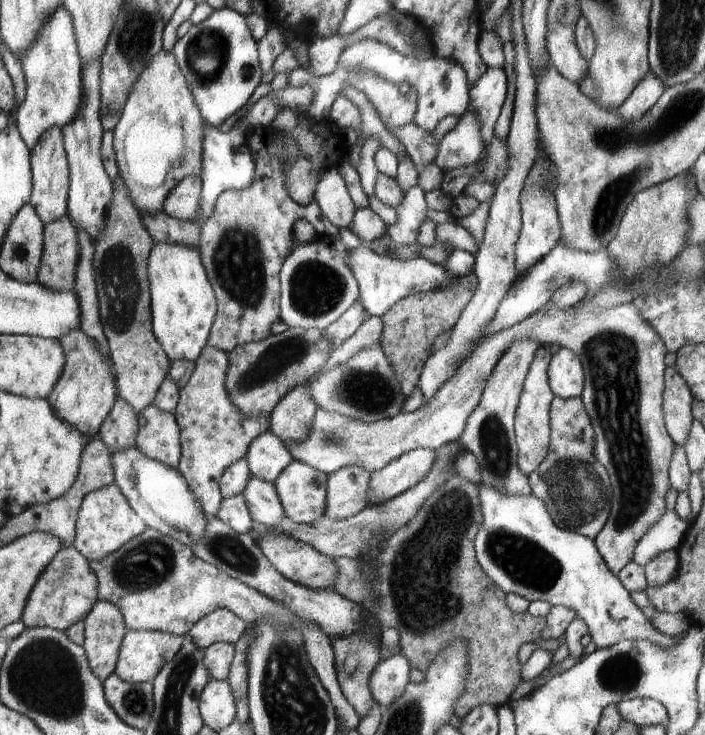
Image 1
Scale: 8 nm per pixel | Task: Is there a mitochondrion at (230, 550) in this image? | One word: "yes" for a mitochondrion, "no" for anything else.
yes

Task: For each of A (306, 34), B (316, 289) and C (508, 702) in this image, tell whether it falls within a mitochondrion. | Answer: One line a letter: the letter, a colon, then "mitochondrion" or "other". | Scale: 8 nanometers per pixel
A: other
B: mitochondrion
C: other

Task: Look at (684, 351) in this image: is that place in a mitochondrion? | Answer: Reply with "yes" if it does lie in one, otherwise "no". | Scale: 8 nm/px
no

